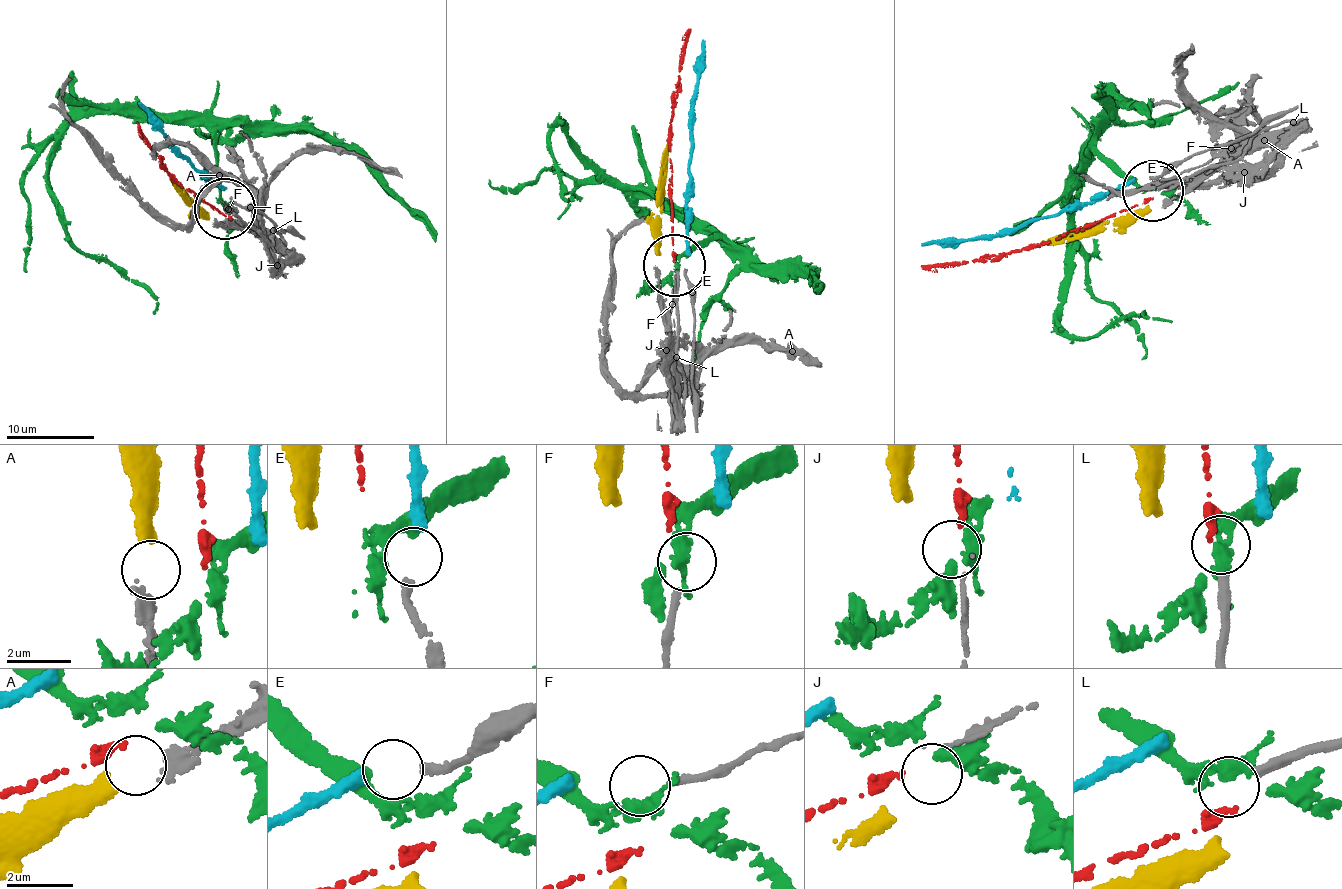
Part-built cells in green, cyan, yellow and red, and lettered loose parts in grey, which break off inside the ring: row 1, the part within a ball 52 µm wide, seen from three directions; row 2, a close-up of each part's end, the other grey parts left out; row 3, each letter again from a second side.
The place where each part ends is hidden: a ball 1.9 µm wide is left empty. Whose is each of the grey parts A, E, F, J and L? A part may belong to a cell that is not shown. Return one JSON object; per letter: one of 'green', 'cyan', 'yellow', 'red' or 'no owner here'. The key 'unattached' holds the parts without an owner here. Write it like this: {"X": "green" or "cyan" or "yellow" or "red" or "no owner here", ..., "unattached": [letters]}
{"A": "yellow", "E": "cyan", "F": "no owner here", "J": "red", "L": "no owner here", "unattached": ["F", "L"]}

